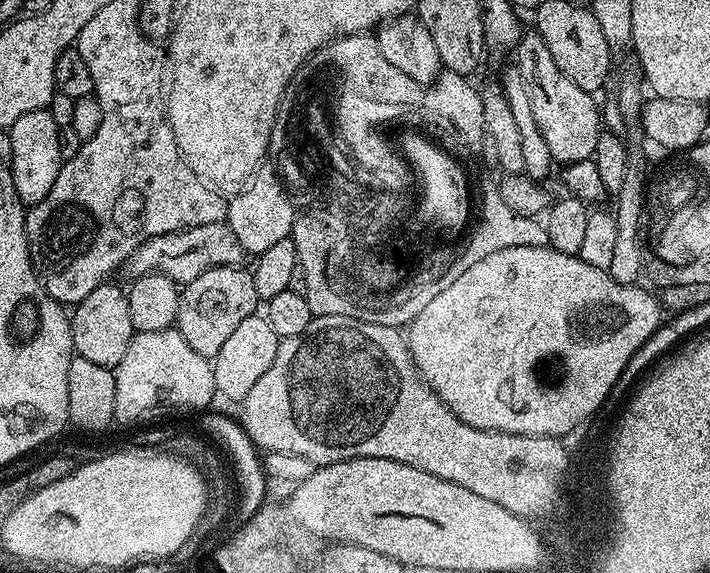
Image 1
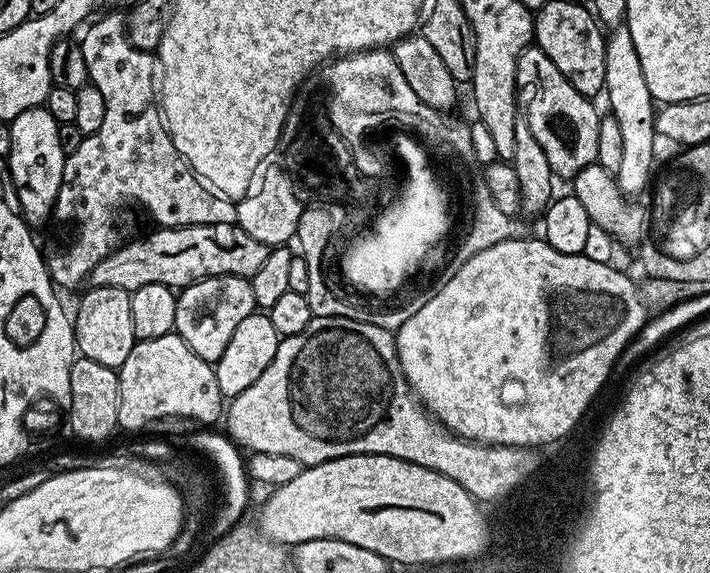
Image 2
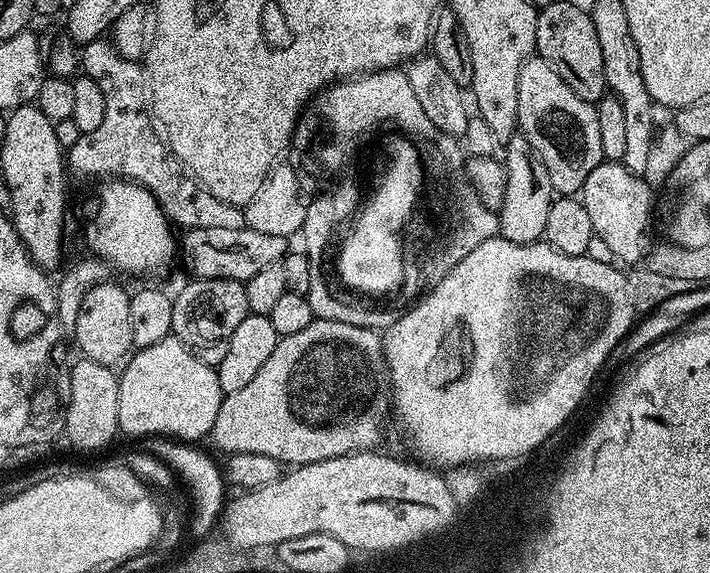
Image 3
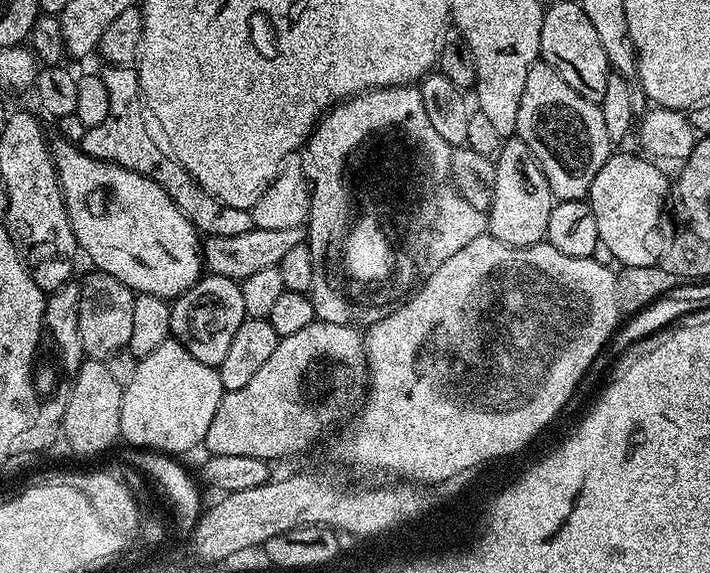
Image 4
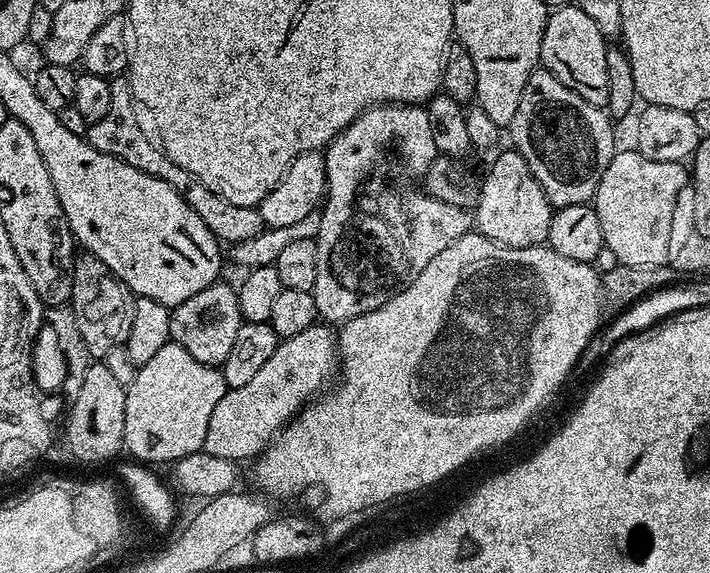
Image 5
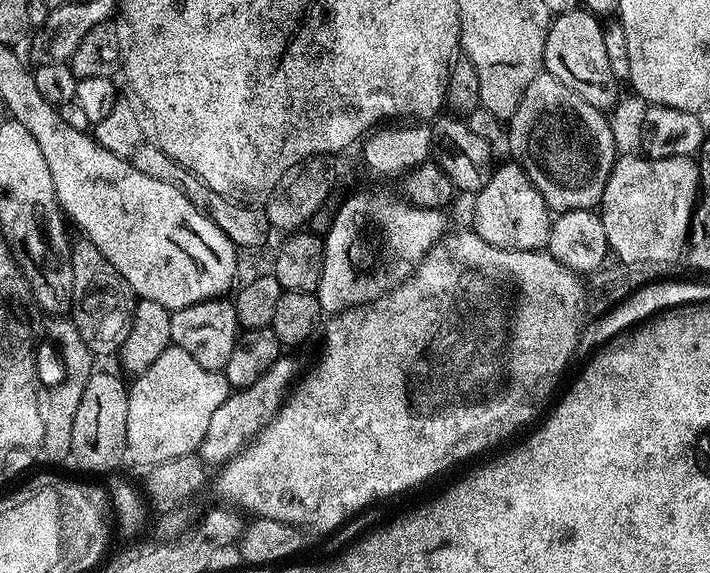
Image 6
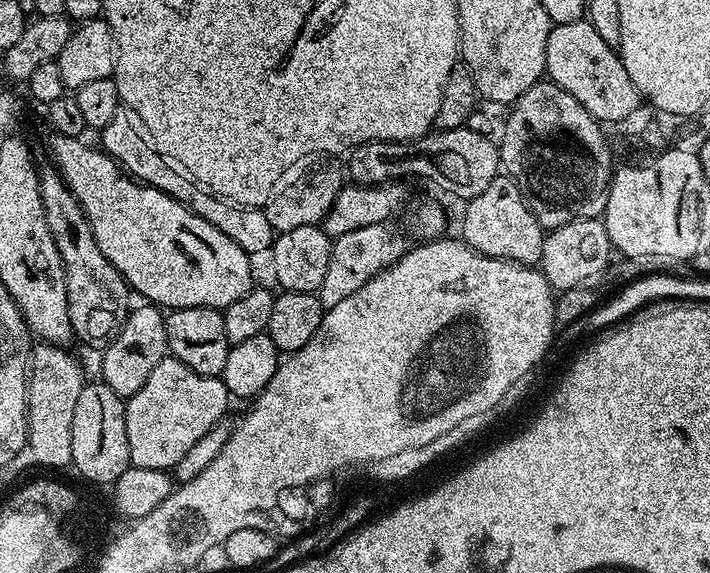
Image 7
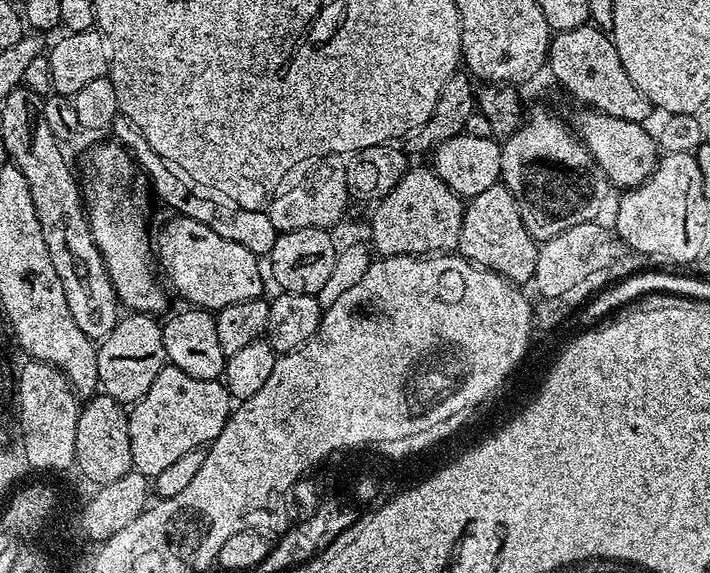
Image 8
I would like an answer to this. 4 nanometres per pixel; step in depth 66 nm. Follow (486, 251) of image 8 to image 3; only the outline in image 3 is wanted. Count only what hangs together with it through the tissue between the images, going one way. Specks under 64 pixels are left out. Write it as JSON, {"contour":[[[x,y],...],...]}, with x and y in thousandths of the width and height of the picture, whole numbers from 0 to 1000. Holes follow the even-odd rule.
{"contour":[[[735,236],[720,237],[713,246],[707,284],[713,297],[713,339],[703,366],[703,410],[718,422],[752,426],[766,412],[769,380],[775,373],[775,360],[780,347],[780,330],[775,318],[775,304],[769,304],[769,290],[758,276],[758,269],[746,255],[746,248]]]}

